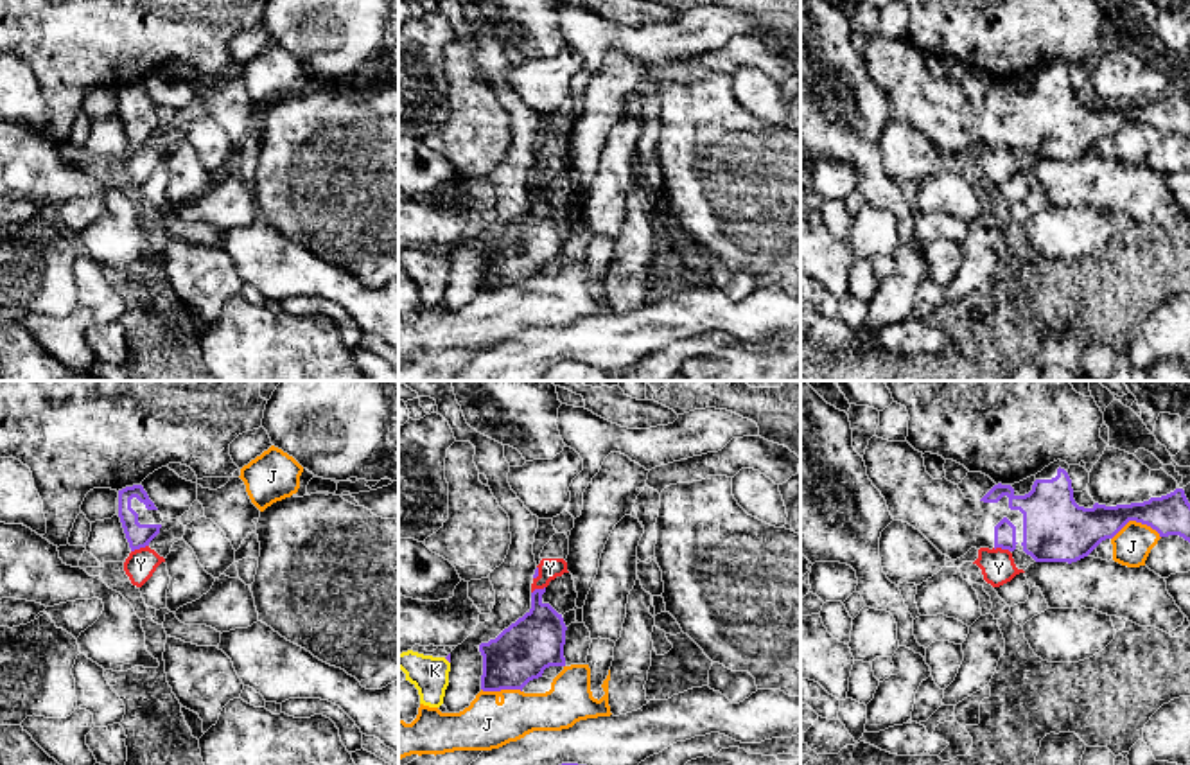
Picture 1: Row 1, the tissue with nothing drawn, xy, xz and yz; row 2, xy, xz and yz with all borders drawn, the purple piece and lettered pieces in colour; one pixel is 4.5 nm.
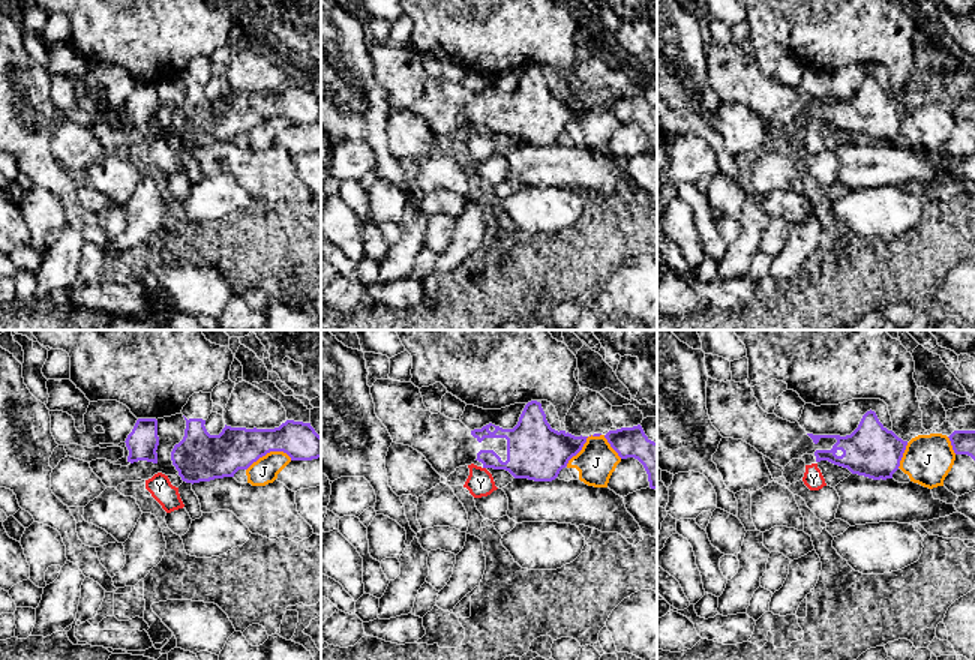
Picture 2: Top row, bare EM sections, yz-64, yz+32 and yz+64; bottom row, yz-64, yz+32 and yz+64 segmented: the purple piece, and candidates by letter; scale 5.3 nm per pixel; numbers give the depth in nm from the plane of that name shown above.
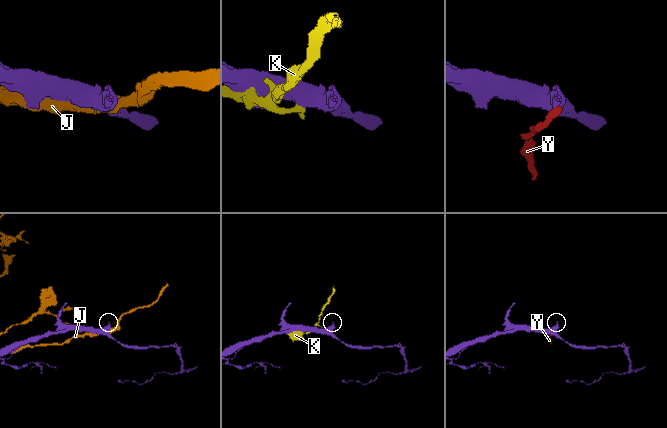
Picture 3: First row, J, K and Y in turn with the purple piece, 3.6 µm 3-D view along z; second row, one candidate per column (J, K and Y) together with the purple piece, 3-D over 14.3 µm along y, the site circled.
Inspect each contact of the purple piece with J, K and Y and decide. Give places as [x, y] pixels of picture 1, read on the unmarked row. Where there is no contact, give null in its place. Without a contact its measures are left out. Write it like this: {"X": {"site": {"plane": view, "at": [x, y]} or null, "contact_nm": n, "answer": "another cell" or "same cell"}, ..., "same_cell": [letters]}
{"J": {"site": {"plane": "yz", "at": [1135, 117]}, "contact_nm": 220, "answer": "another cell"}, "K": {"site": {"plane": "xz", "at": [447, 257]}, "contact_nm": 40, "answer": "another cell"}, "Y": {"site": {"plane": "xy", "at": [139, 146]}, "contact_nm": 90, "answer": "another cell"}, "same_cell": []}

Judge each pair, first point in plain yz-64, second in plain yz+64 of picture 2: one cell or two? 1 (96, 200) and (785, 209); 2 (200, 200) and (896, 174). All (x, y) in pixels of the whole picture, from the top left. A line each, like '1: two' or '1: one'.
1: one
2: two

